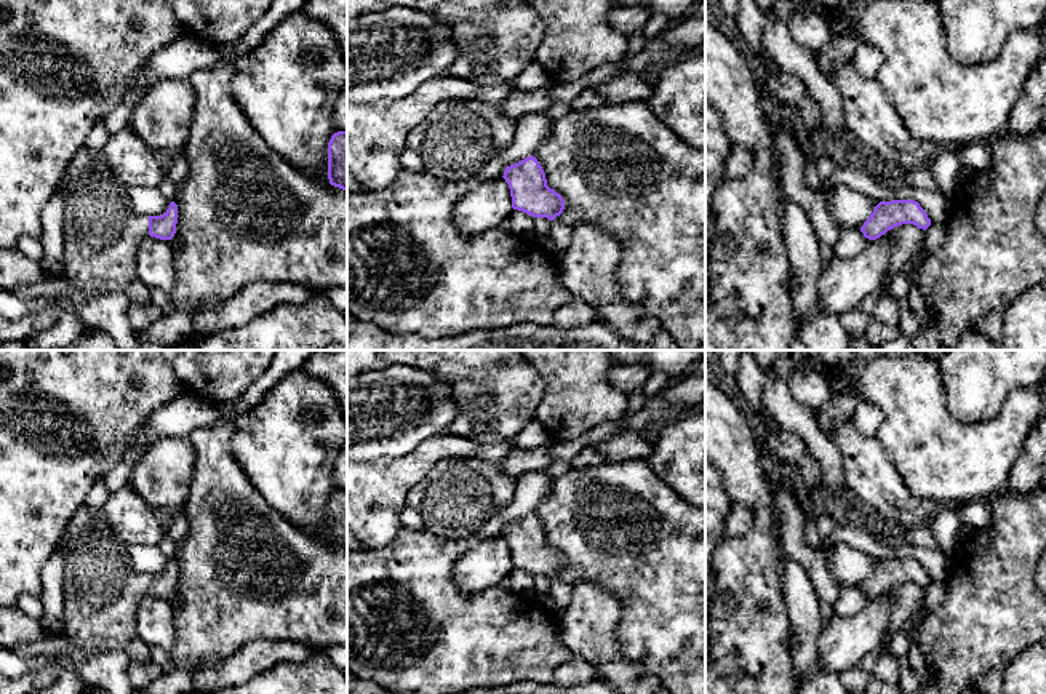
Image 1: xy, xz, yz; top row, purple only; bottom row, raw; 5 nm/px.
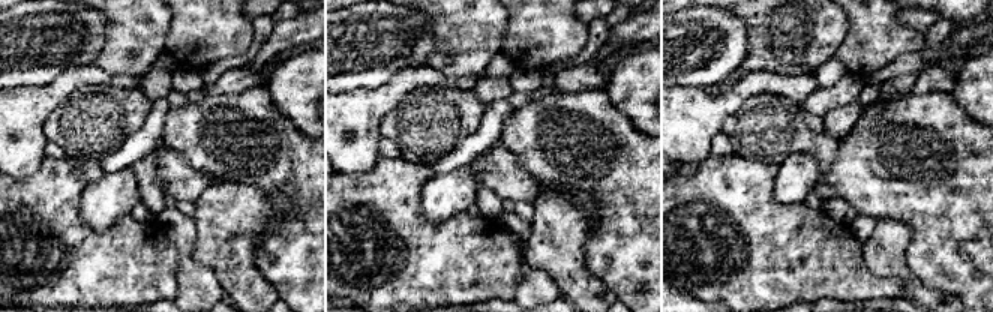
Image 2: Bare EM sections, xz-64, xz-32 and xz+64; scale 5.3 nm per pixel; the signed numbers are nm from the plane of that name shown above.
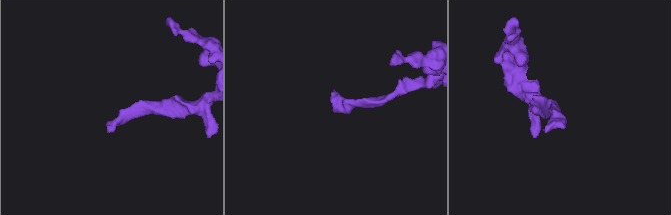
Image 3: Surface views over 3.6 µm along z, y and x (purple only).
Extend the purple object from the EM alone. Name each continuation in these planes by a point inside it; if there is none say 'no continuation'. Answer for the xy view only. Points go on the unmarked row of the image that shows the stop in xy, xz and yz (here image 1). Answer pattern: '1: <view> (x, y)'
1: xy (101, 590)

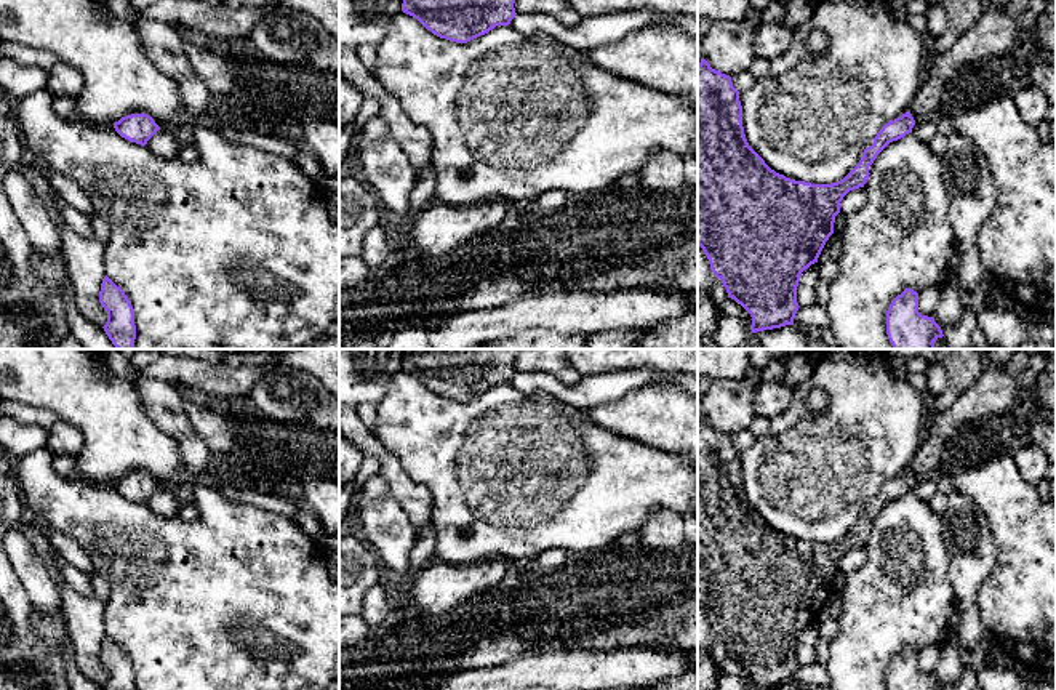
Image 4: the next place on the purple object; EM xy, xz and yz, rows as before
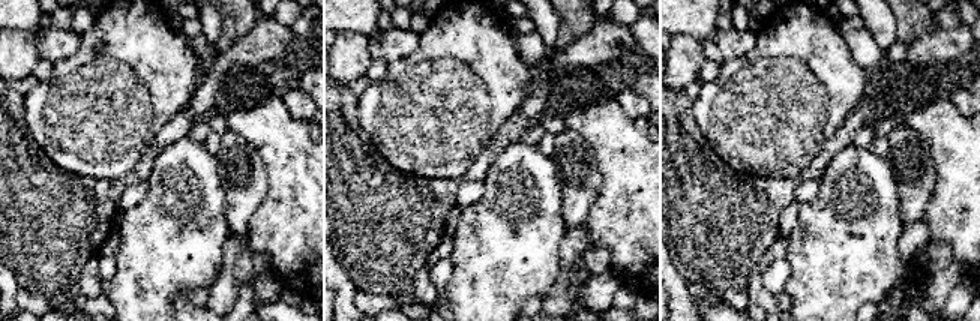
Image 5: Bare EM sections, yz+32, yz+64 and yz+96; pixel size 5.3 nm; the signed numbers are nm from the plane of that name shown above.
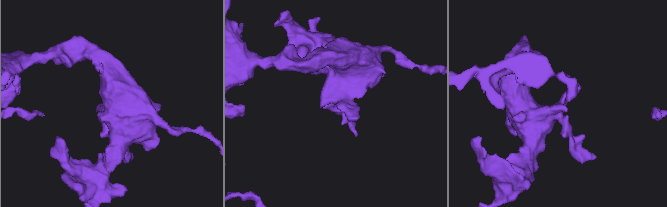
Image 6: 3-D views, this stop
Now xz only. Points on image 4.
no continuation

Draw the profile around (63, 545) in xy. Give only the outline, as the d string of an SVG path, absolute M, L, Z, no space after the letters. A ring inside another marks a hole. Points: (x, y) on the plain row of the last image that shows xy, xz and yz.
M50 522L45 524L45 530L53 549L72 567L86 575L91 575L94 572L93 562L75 540L56 530Z

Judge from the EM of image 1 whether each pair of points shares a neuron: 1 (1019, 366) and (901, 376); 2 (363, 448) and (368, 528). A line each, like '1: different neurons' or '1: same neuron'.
1: different neurons
2: different neurons

